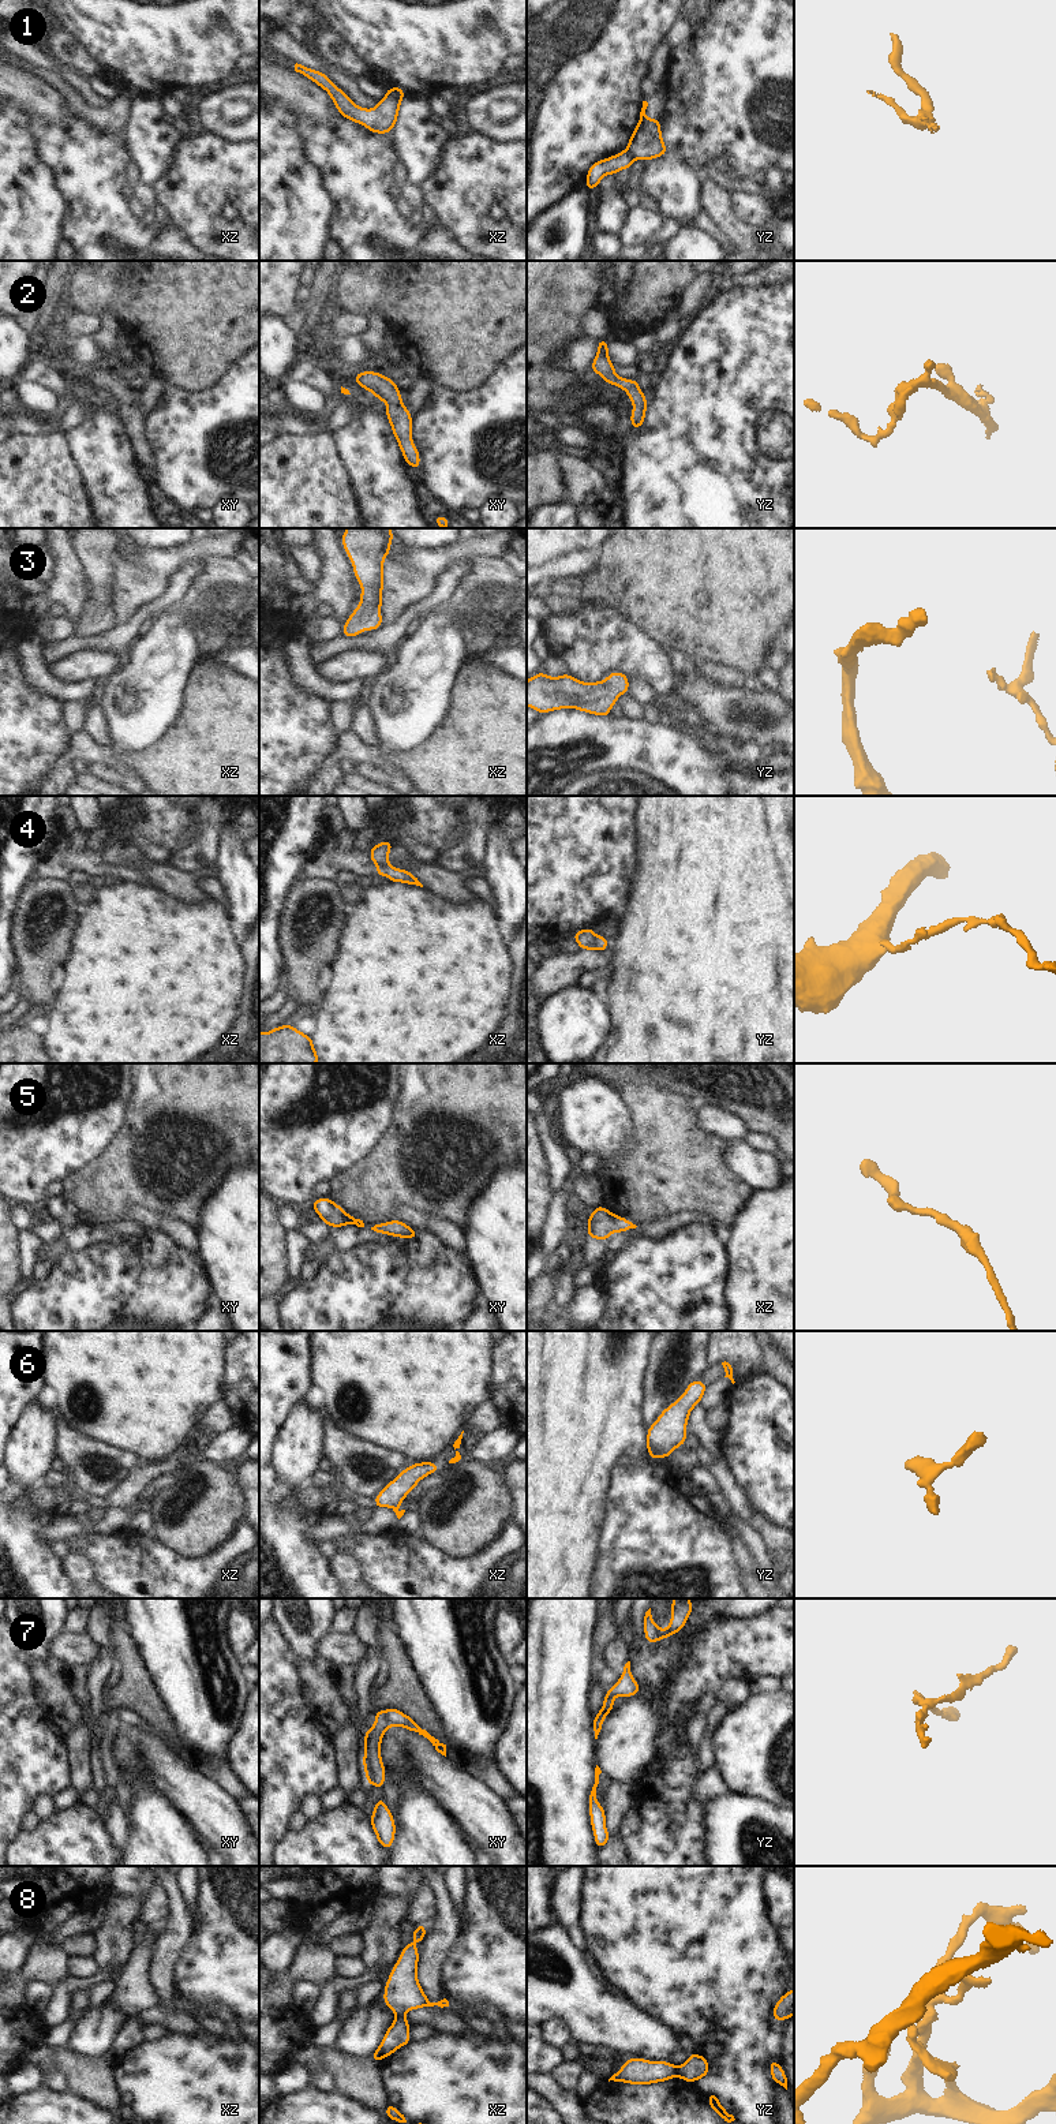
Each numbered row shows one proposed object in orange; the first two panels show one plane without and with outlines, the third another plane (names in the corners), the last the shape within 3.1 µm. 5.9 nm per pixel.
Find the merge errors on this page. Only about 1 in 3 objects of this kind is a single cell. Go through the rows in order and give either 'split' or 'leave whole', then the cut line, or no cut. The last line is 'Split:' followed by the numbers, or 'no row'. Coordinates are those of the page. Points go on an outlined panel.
1: split | xz (386, 93), (400, 100)
2: leave whole | no cut
3: leave whole | no cut
4: split | yz (596, 937), (594, 948)
5: leave whole | no cut
6: leave whole | no cut
7: split | xy (384, 1711), (384, 1717), (390, 1724)
8: split | yz (676, 2067), (677, 2075)
Split: 1, 4, 7, 8

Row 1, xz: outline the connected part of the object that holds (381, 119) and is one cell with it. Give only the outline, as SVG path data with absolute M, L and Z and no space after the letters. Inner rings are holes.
M297 63L295 64L295 71L326 90L338 113L345 119L362 124L374 134L390 134L394 128L400 113L401 100L386 94L378 101L375 108L366 109L363 106L357 106L344 90L337 87L329 79L325 72Z

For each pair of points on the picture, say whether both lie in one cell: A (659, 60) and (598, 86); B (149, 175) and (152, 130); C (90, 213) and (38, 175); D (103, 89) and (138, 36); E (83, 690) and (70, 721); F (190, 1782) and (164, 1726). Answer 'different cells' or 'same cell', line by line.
A: different cells
B: same cell
C: different cells
D: different cells
E: different cells
F: different cells

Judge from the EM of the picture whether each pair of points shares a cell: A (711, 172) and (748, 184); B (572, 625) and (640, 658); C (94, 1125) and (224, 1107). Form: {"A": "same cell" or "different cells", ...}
{"A": "same cell", "B": "same cell", "C": "different cells"}

